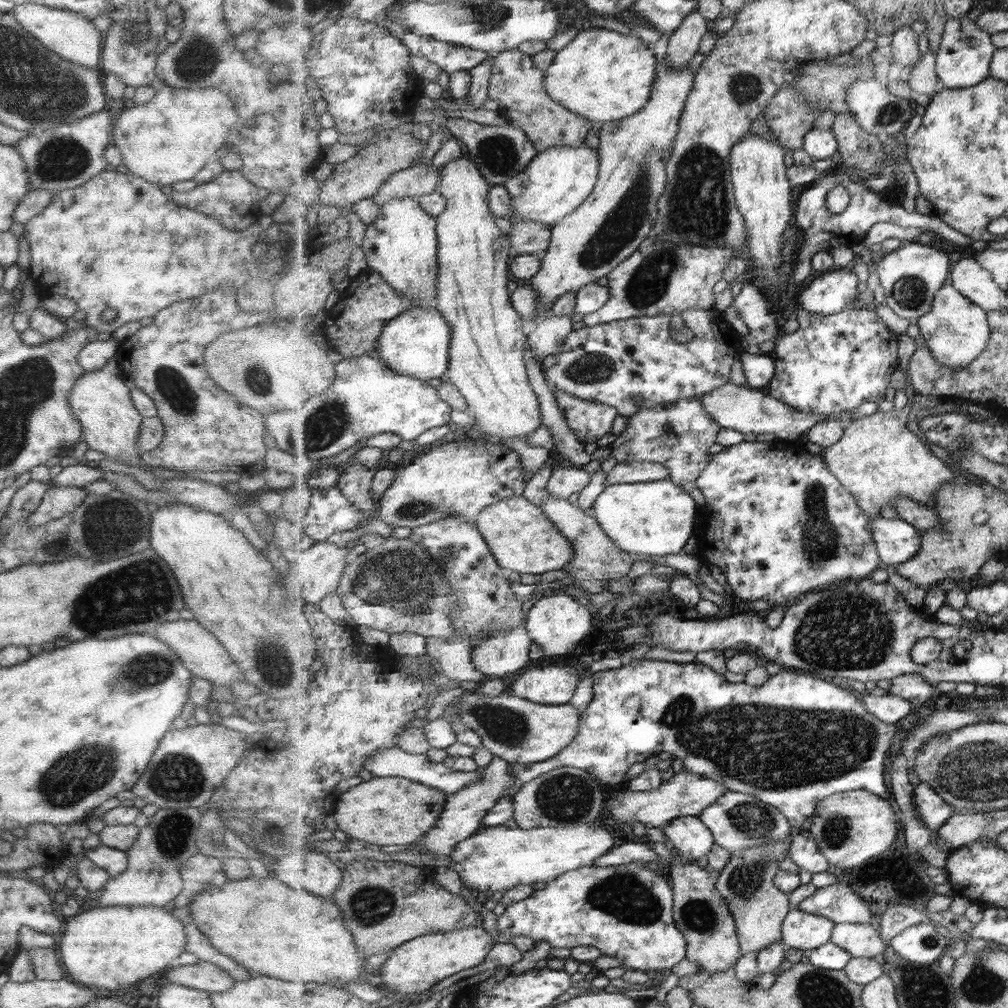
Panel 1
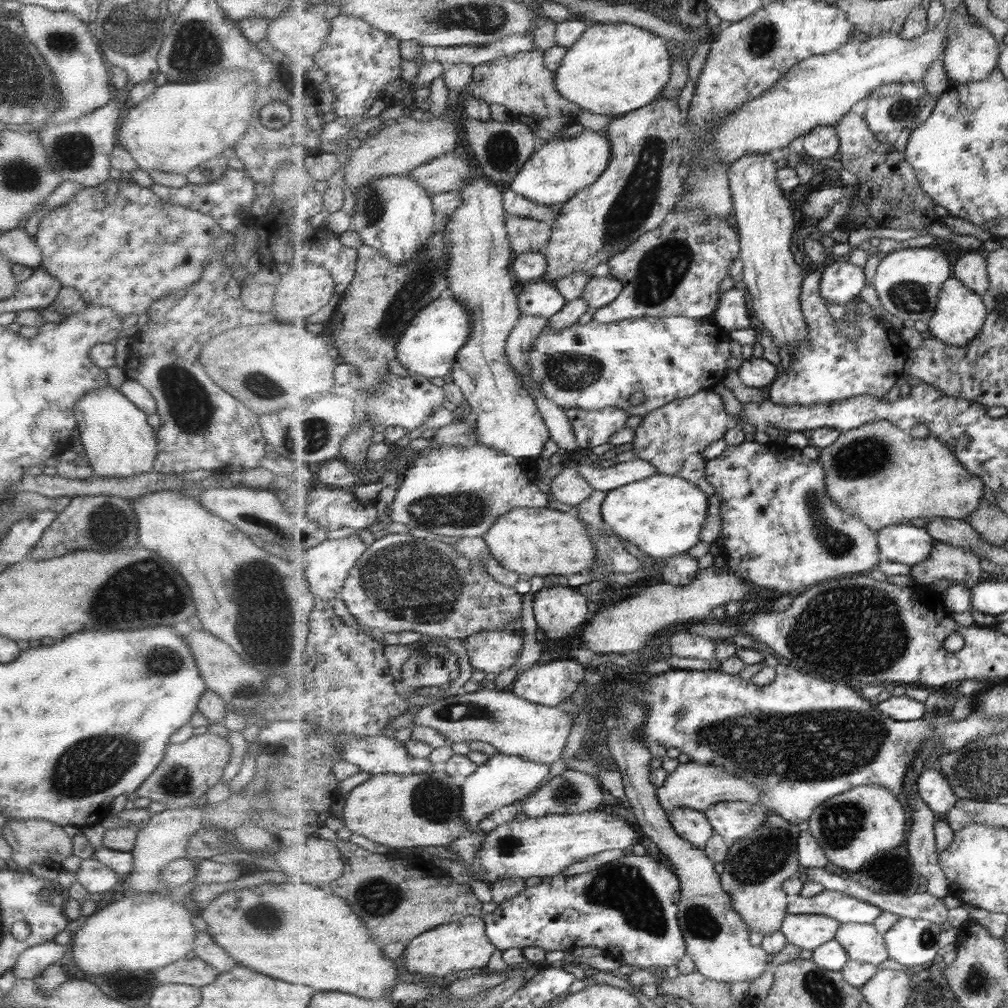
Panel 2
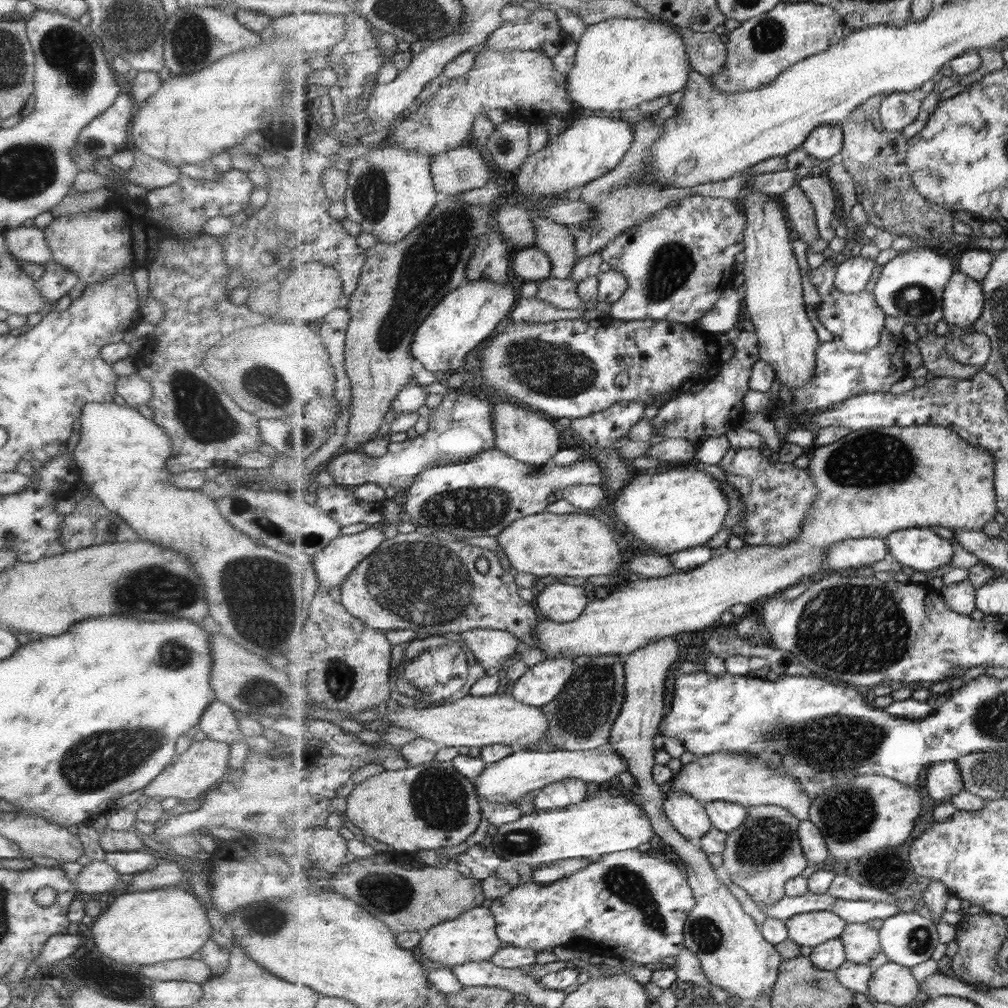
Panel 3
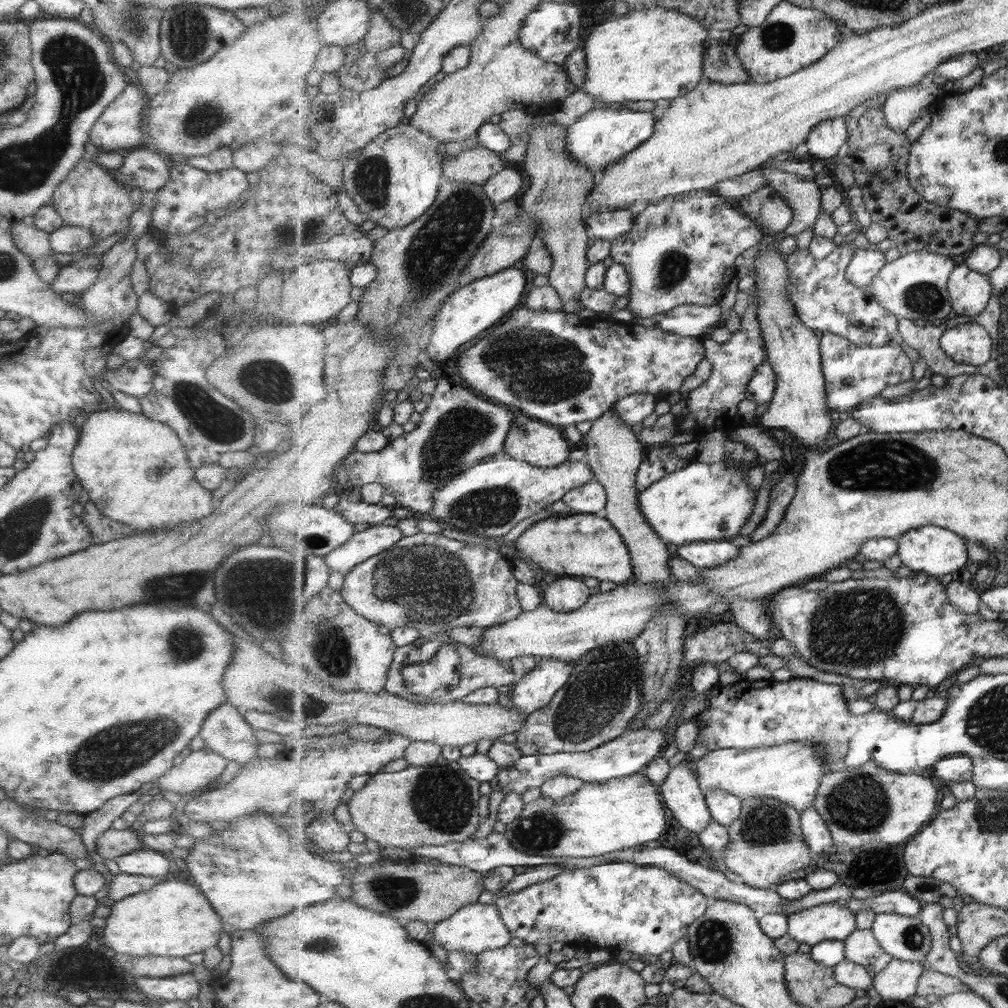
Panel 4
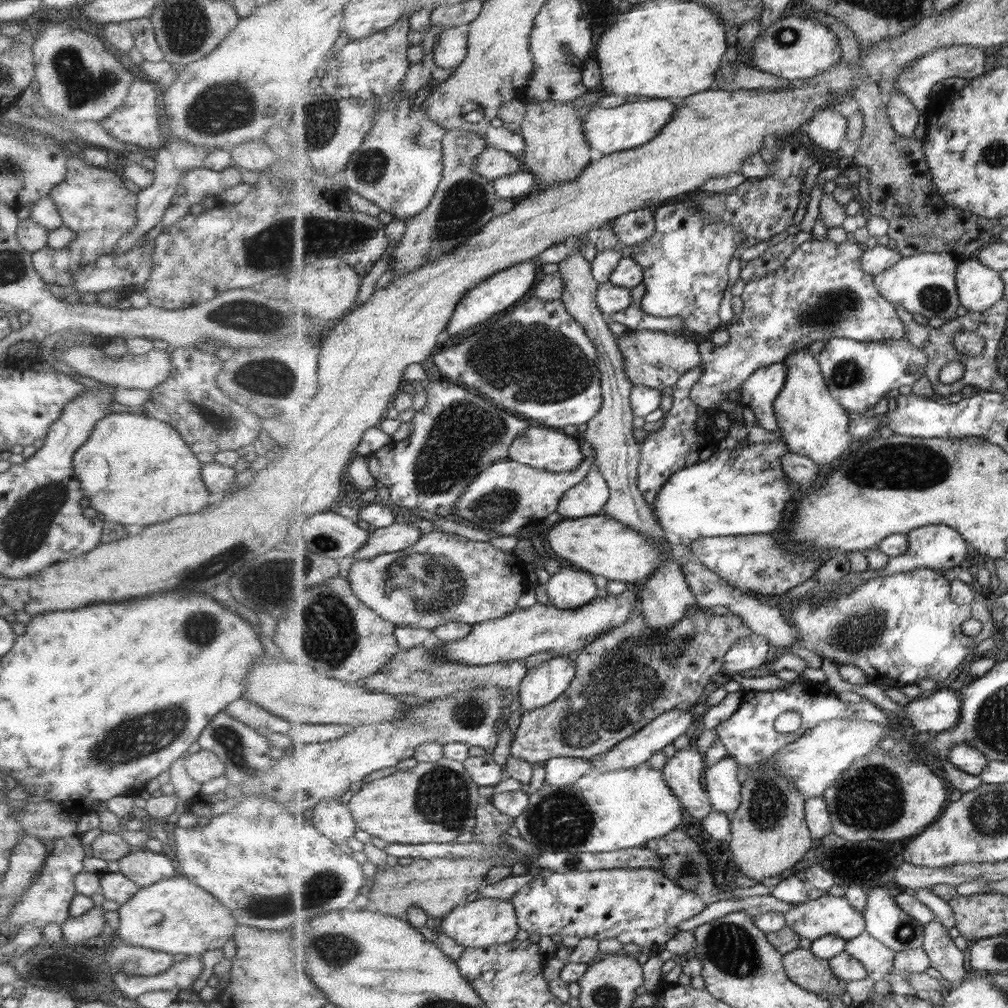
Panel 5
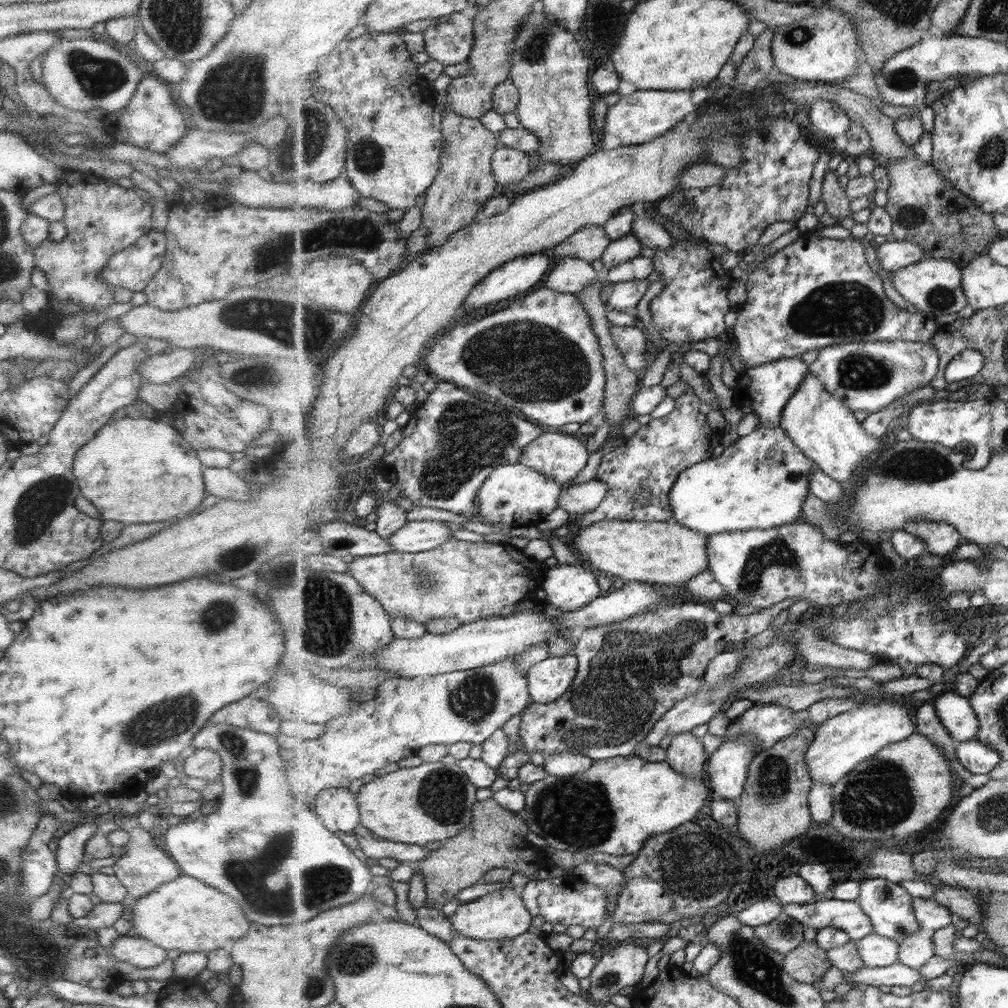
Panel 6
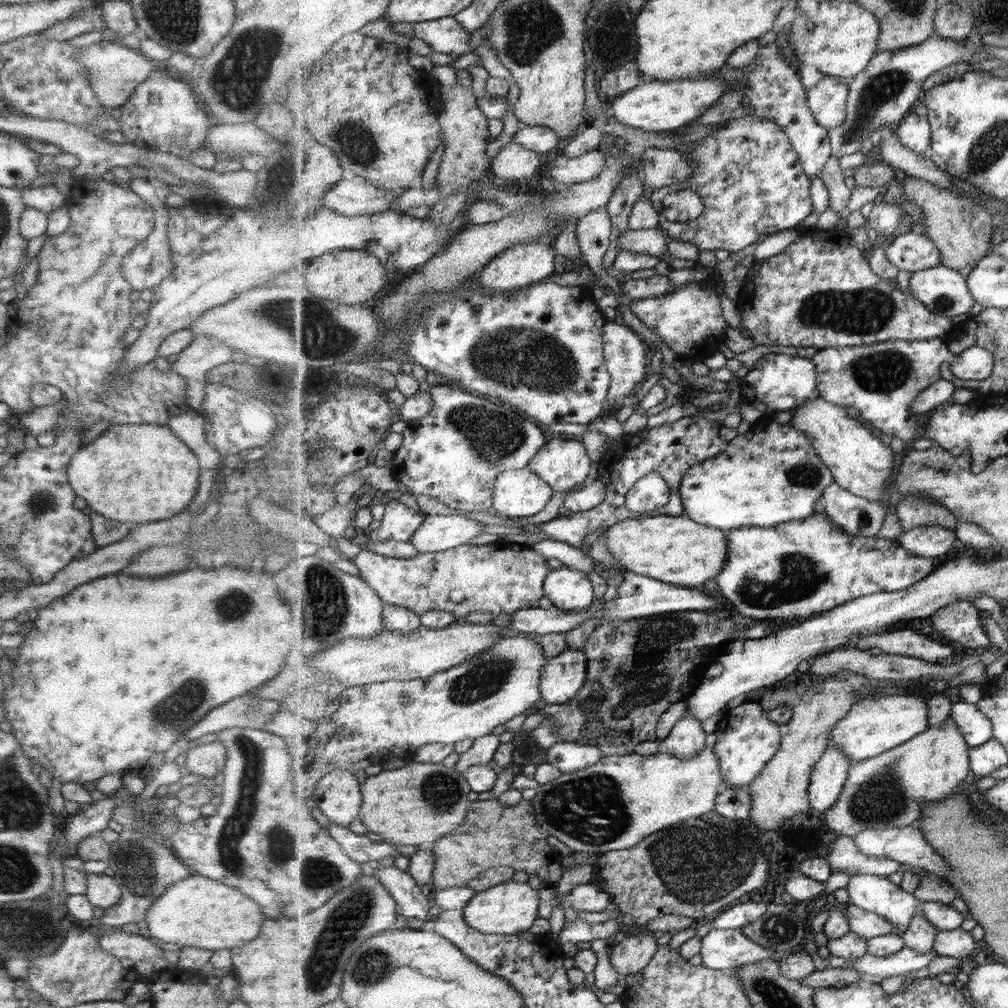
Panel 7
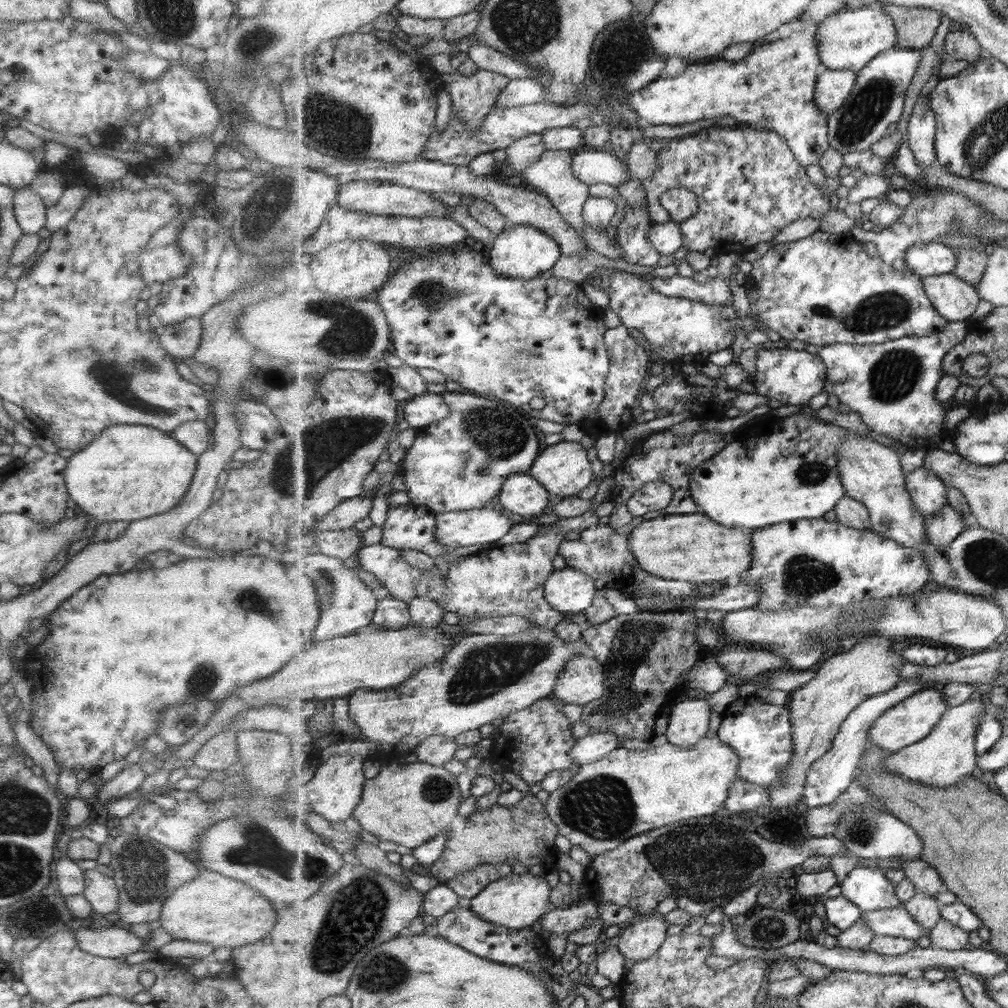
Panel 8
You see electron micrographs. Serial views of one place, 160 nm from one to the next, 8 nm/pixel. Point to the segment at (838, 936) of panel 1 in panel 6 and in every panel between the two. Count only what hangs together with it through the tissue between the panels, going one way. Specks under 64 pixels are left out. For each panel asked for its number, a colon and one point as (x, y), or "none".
2: (863, 943)
3: (863, 945)
4: (862, 947)
5: (879, 960)
6: (877, 951)

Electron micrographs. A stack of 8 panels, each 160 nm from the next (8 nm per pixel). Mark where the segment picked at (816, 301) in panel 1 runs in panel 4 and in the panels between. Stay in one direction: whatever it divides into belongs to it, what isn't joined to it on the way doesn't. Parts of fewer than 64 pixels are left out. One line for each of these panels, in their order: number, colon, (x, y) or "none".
2: (842, 281)
3: (853, 275)
4: (866, 264)

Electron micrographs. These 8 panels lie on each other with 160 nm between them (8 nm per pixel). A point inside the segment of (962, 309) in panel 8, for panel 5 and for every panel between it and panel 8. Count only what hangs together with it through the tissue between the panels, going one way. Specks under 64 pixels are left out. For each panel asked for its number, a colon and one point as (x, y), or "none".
5: (925, 284)
6: (934, 286)
7: (945, 291)

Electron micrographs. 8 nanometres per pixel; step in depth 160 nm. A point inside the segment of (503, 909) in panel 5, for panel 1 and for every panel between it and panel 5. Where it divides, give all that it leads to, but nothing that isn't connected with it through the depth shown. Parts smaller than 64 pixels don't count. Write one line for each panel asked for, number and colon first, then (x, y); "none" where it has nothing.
1: (422, 962)
2: (463, 945)
3: (473, 937)
4: (476, 928)

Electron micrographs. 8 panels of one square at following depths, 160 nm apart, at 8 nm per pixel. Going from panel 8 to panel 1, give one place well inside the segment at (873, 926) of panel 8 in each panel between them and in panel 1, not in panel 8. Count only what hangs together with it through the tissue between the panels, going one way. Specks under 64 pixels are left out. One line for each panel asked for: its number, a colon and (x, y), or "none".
1: (802, 930)
2: (808, 931)
3: (814, 928)
4: (835, 921)
5: (825, 915)
6: (849, 916)
7: (868, 925)

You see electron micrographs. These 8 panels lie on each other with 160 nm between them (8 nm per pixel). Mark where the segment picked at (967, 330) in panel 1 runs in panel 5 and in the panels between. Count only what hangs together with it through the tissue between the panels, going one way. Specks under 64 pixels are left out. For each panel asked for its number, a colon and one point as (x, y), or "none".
2: (960, 315)
3: (964, 299)
4: (971, 291)
5: (979, 287)

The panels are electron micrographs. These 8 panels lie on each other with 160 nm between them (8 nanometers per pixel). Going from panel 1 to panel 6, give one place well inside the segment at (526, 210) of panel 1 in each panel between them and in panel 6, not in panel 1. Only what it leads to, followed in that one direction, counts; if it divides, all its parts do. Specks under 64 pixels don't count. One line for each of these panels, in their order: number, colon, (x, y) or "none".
2: (561, 169)
3: (590, 147)
4: (602, 137)
5: (610, 130)
6: (637, 118)

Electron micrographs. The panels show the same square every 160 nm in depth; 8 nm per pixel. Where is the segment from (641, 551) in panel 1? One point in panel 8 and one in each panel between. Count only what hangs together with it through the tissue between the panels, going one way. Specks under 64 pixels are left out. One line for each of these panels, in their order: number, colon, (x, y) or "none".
2: (663, 515)
3: (669, 511)
4: (702, 502)
5: (742, 490)
6: (759, 483)
7: (779, 480)
8: (793, 474)

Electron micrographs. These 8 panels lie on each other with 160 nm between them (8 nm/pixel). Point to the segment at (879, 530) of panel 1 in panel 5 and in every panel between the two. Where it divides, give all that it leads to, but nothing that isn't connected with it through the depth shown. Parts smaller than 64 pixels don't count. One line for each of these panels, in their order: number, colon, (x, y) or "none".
2: (907, 544)
3: (921, 549)
4: (935, 550)
5: (938, 547)

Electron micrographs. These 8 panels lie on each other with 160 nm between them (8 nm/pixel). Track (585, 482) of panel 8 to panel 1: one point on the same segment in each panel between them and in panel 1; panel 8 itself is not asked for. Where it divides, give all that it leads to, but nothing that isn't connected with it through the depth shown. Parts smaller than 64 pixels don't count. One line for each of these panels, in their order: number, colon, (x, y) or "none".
1: (487, 354)
2: (506, 416)
3: (523, 433)
4: (542, 444)
5: (546, 448)
6: (560, 456)
7: (565, 464)

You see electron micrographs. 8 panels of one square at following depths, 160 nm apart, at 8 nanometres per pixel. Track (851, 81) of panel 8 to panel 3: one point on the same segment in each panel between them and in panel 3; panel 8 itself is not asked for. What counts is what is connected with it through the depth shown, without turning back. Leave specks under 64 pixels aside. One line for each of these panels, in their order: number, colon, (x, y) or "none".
3: (826, 141)
4: (826, 139)
5: (827, 129)
6: (827, 116)
7: (828, 99)

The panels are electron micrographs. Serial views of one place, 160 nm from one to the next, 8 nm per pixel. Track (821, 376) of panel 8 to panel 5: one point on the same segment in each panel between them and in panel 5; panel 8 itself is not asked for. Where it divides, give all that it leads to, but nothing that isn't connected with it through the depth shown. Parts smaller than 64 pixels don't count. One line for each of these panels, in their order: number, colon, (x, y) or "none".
5: (759, 392)
6: (767, 389)
7: (782, 382)

